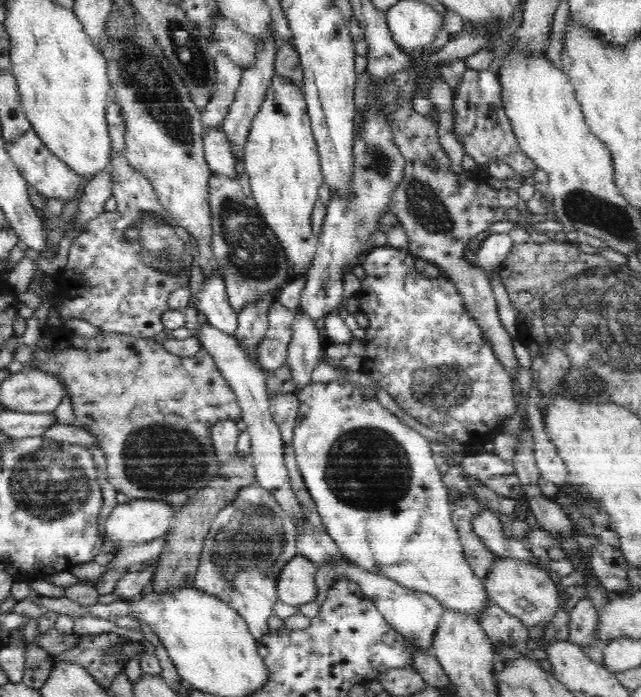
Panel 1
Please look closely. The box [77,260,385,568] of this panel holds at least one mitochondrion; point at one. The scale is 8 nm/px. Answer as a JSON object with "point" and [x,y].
{"point":[157,457]}

